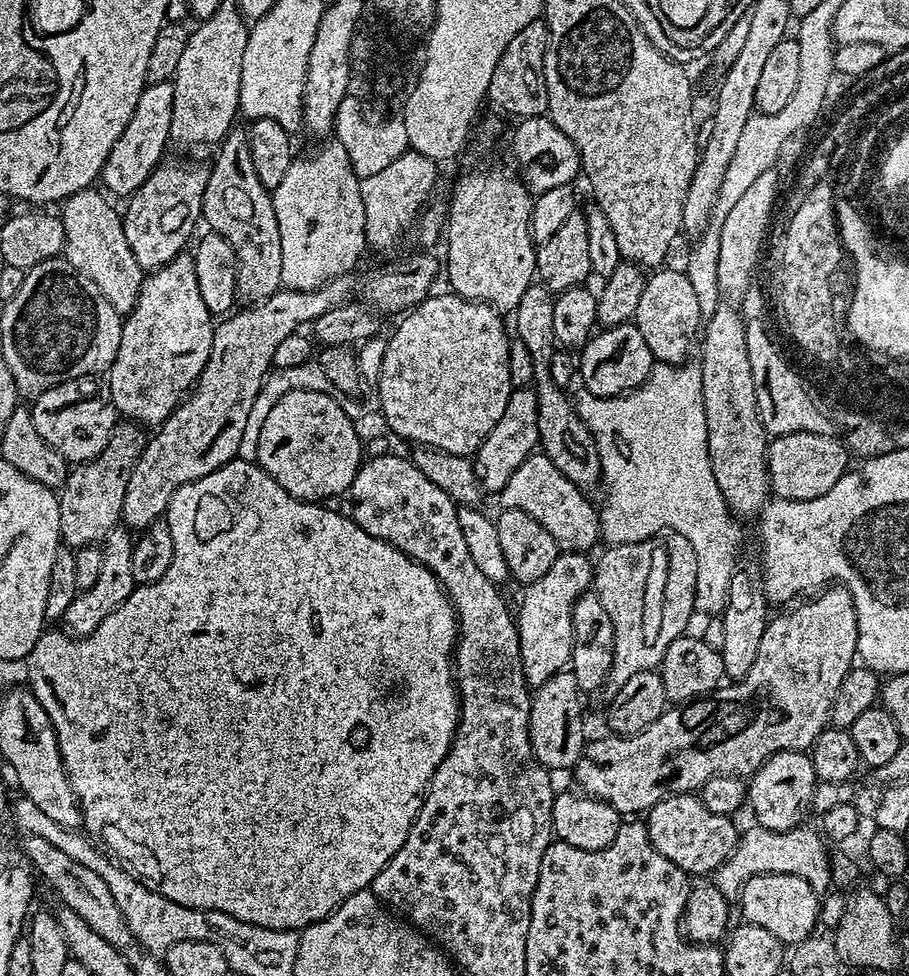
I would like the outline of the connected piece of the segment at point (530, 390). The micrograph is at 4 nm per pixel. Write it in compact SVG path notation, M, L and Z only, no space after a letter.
M533 387L513 389L510 398L507 399L506 408L502 417L495 424L493 430L482 446L474 453L475 472L480 477L481 487L488 493L498 494L505 488L510 475L526 460L535 453L539 445L538 434L538 398Z

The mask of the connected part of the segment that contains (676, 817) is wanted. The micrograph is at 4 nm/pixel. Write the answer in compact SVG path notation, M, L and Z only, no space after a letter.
M696 794L667 796L646 813L648 837L654 850L658 850L662 858L670 858L674 866L678 866L692 878L712 874L735 852L738 831L736 832L732 822L729 817L706 810Z

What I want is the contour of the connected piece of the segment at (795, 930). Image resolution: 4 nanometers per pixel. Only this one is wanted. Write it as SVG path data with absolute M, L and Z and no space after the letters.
M761 871L742 885L739 890L738 905L745 921L754 926L762 926L762 930L770 930L774 938L778 938L785 946L795 946L817 931L820 919L820 896L806 878L798 878L794 874L768 873Z

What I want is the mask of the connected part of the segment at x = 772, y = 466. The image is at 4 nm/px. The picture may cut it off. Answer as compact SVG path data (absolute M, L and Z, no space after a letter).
M795 432L775 437L768 446L768 478L773 497L782 500L818 498L849 471L850 451L835 435Z

